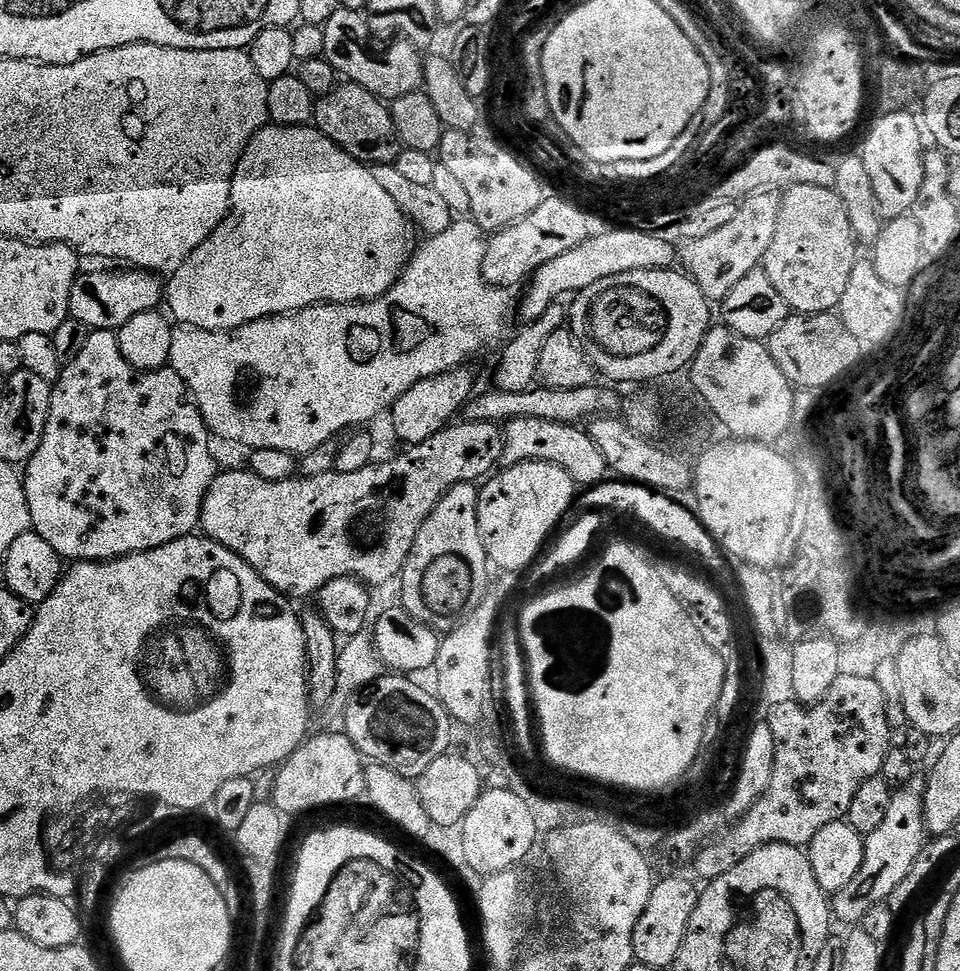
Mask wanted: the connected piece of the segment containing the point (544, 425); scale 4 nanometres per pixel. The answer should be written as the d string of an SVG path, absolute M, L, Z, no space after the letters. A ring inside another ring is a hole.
M518 418L507 421L502 428L504 434L505 465L522 462L550 462L554 466L562 466L566 474L580 486L599 484L609 471L608 463L602 458L602 450L594 446L583 427L558 422L546 422L538 418Z

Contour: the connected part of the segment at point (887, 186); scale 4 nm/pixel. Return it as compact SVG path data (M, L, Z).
M901 110L878 115L864 140L862 162L866 166L866 174L870 174L870 186L874 186L881 213L892 218L903 216L911 209L923 184L925 137L921 121L917 117L915 120L910 113Z

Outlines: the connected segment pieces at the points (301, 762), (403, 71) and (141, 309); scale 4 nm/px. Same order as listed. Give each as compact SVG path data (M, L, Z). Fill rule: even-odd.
M321 731L319 735L309 735L308 739L300 745L299 750L289 760L279 765L275 773L277 774L276 785L272 788L270 800L281 813L308 812L311 808L324 808L327 804L348 804L351 800L356 800L359 796L361 799L365 795L366 757L358 750L358 746L354 746L354 742L343 731Z
M341 8L323 27L326 46L323 57L345 81L362 86L385 102L393 102L424 87L424 61L421 49L411 40L397 39L397 44L387 48L375 40L373 29L361 13Z
M143 270L124 271L128 272L85 271L77 276L70 290L69 317L82 322L89 330L119 330L130 318L157 311L166 292L161 277Z

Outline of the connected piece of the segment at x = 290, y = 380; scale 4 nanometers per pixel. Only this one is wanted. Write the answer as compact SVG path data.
M471 218L457 220L442 234L425 239L412 254L404 272L398 278L398 282L384 296L376 300L365 300L359 304L315 304L313 308L307 308L301 312L291 312L288 316L271 316L262 318L258 322L250 322L238 330L238 334L217 334L215 332L203 332L197 328L191 329L188 336L173 335L170 342L170 358L168 364L178 375L184 379L184 384L196 405L199 408L204 423L213 437L221 436L232 444L241 444L247 450L265 448L266 450L286 450L294 457L305 456L310 450L318 450L326 442L336 440L339 432L347 433L357 426L364 426L367 420L380 416L389 411L392 403L414 382L422 382L426 378L434 378L443 372L451 372L453 368L459 368L469 363L471 356L479 354L483 348L491 344L501 343L500 335L508 324L508 315L513 315L514 304L508 301L509 293L502 288L495 288L486 282L482 274L482 258L484 257L485 233L481 232L478 225Z

